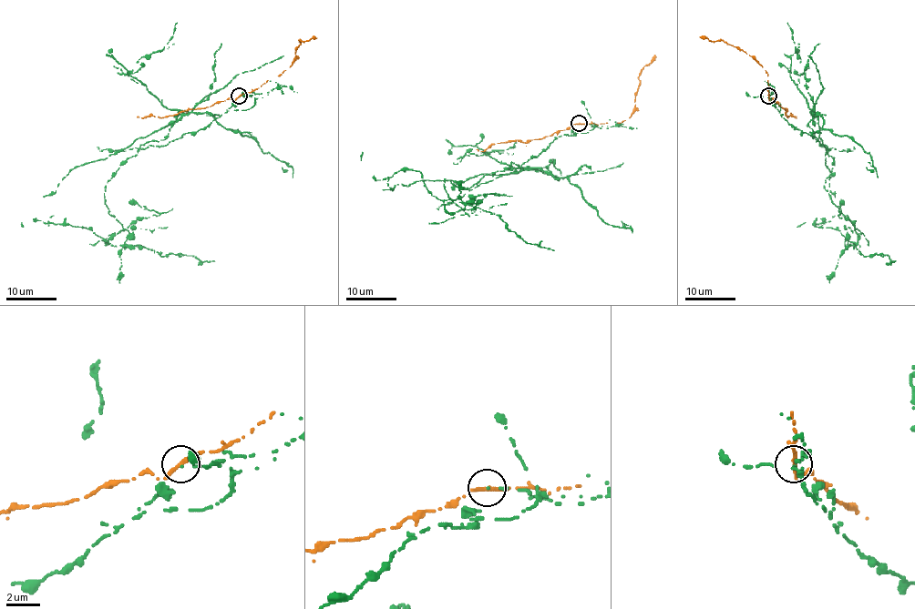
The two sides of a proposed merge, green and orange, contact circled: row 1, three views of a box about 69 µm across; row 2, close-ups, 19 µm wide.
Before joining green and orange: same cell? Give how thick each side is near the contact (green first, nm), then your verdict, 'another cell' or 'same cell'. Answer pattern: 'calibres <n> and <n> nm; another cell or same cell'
calibres 70 and 360 nm; another cell

